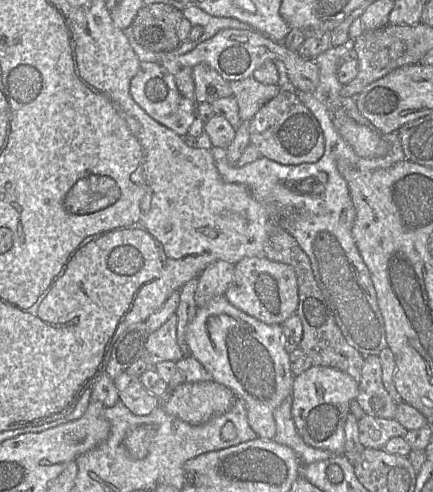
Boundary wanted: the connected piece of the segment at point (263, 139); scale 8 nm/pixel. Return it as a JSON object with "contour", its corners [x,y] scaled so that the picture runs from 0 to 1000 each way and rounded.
{"contour":[[[651,185],[612,209],[577,244],[577,293],[587,295],[603,317],[656,335],[691,335],[732,329],[748,311],[751,283],[721,228],[693,205],[681,189]]]}

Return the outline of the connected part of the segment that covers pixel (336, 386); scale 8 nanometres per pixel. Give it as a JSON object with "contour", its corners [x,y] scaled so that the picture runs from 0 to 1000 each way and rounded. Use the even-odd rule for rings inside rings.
{"contour":[[[727,744],[679,768],[672,841],[700,896],[725,911],[794,923],[797,858],[806,821],[827,803],[827,778],[801,758],[762,746]]]}

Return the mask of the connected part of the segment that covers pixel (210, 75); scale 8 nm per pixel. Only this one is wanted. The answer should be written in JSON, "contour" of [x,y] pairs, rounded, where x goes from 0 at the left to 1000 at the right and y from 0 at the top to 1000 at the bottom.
{"contour":[[[455,130],[446,138],[443,154],[450,171],[450,205],[455,209],[487,209],[501,201],[536,195],[531,167],[515,161],[478,130]]]}

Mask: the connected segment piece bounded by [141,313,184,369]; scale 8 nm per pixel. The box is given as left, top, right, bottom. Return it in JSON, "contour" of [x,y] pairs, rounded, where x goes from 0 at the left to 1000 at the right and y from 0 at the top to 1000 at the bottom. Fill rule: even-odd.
{"contour":[[[397,638],[363,671],[342,679],[326,730],[353,750],[376,734],[413,734],[425,722],[409,697],[409,642]]]}

